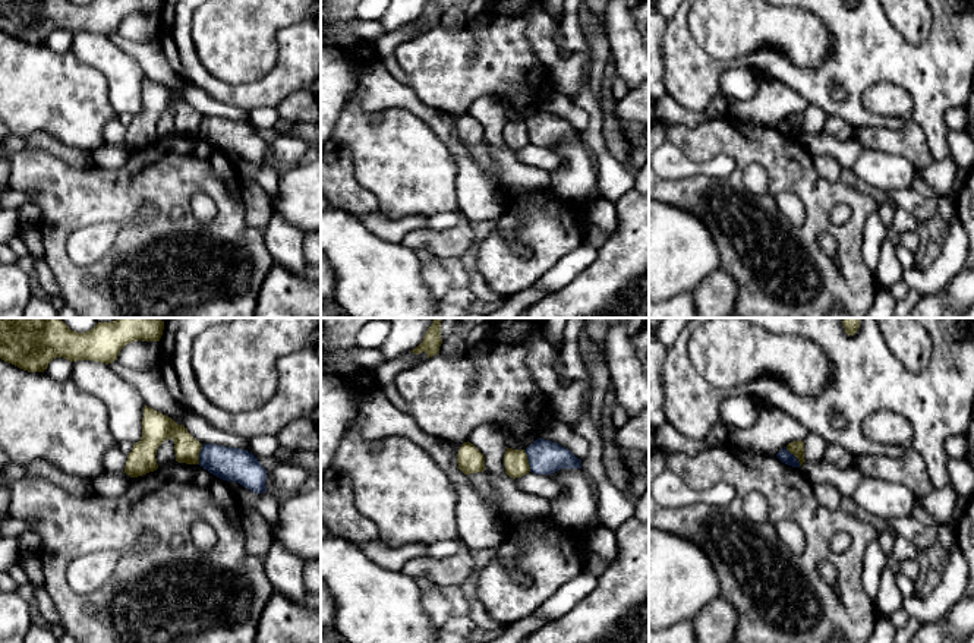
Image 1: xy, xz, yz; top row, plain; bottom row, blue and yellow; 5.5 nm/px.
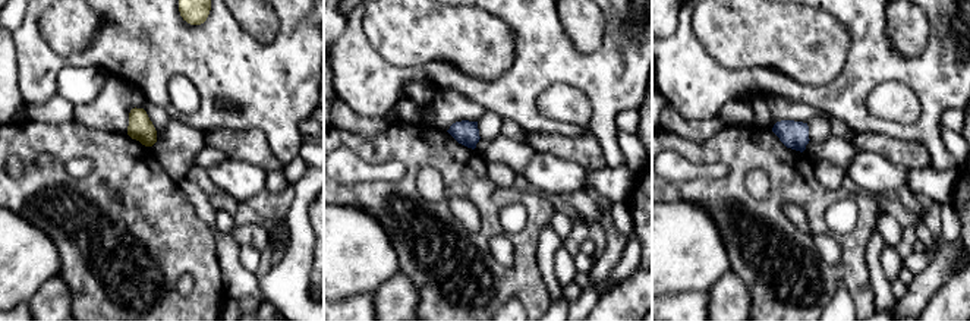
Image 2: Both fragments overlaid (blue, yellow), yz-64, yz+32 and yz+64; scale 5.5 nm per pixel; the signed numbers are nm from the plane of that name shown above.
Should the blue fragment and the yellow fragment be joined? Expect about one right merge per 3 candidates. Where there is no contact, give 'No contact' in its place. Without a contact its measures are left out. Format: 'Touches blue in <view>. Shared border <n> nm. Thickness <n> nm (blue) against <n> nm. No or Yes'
Touches blue in xz. Shared border 130 nm. Thickness 190 nm (blue) against 130 nm. No

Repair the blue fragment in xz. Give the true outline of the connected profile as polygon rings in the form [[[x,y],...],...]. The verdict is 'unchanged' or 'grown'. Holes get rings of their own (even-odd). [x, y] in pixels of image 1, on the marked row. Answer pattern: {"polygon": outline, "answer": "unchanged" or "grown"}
{"polygon": [[[538,438],[526,450],[530,472],[552,475],[561,469],[581,469],[581,460],[557,442]]], "answer": "unchanged"}

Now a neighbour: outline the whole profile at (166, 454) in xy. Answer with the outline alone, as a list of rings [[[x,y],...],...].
[[[171,438],[166,439],[158,447],[155,458],[157,458],[158,467],[163,467],[166,464],[176,461],[174,441]]]

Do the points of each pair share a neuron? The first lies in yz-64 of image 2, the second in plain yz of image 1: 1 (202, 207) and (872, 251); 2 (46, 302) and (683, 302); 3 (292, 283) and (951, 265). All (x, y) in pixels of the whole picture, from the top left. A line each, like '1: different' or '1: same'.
1: different
2: different
3: same

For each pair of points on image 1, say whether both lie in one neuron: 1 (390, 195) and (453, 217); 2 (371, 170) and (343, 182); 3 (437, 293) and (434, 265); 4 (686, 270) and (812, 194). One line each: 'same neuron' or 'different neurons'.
1: different neurons
2: different neurons
3: same neuron
4: different neurons

